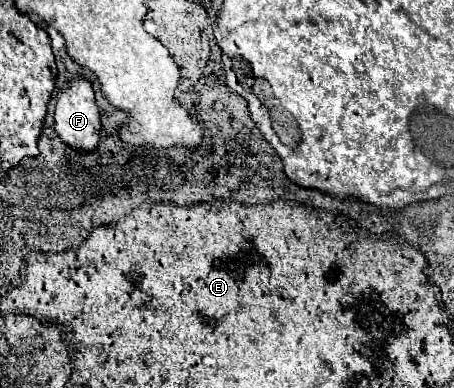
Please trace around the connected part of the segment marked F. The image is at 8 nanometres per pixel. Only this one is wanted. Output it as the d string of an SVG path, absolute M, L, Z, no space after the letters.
M79 78L67 82L67 88L57 94L53 128L69 148L81 152L95 150L99 142L101 122L93 88L87 80Z

